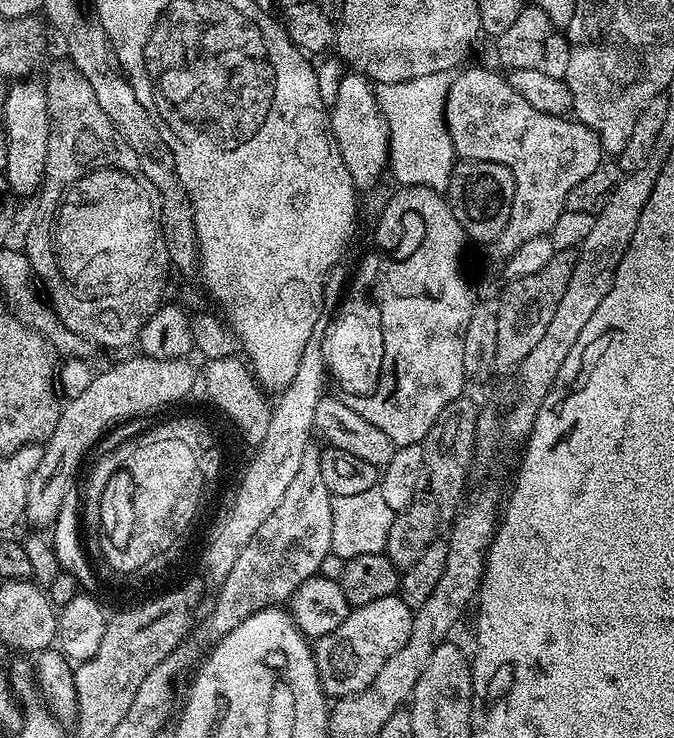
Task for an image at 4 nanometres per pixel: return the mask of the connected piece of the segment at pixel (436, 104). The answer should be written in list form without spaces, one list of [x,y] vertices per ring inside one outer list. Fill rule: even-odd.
[[[439,72],[406,82],[375,85],[374,98],[388,123],[388,158],[397,185],[447,193],[454,153],[444,125],[444,107],[452,81],[449,73]]]

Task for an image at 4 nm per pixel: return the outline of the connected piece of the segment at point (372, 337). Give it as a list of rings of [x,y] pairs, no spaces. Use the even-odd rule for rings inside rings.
[[[370,254],[364,255],[358,262],[354,276],[344,299],[339,303],[336,318],[332,319],[320,334],[319,346],[322,348],[327,375],[339,390],[346,388],[350,392],[366,392],[372,388],[376,376],[376,364],[382,360],[381,311],[372,299],[372,289],[380,277],[381,265],[373,262]],[[335,381],[335,382],[334,382]]]

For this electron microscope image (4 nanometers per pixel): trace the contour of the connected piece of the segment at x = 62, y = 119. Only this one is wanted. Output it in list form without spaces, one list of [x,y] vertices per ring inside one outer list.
[[[102,106],[98,108],[52,108],[50,146],[46,154],[44,183],[40,185],[36,202],[36,221],[28,228],[28,237],[24,240],[22,251],[32,263],[35,279],[39,281],[42,288],[42,283],[44,283],[43,291],[60,321],[67,325],[74,334],[83,336],[85,340],[96,346],[101,344],[104,348],[124,348],[127,344],[135,345],[142,326],[146,326],[149,318],[156,313],[161,304],[165,303],[164,287],[168,284],[170,261],[166,250],[164,228],[156,228],[156,216],[152,216],[152,211],[158,208],[157,201],[138,170],[138,158],[134,158],[134,150],[124,145],[122,138],[114,130],[110,118],[102,114]]]

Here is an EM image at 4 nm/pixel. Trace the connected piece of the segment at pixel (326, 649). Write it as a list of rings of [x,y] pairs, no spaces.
[[[399,595],[378,598],[378,602],[366,602],[366,606],[352,608],[338,630],[315,637],[312,658],[325,697],[353,696],[366,690],[366,686],[374,682],[374,674],[382,670],[386,658],[393,656],[404,645],[406,638],[410,638],[412,614],[413,609],[408,608]]]

